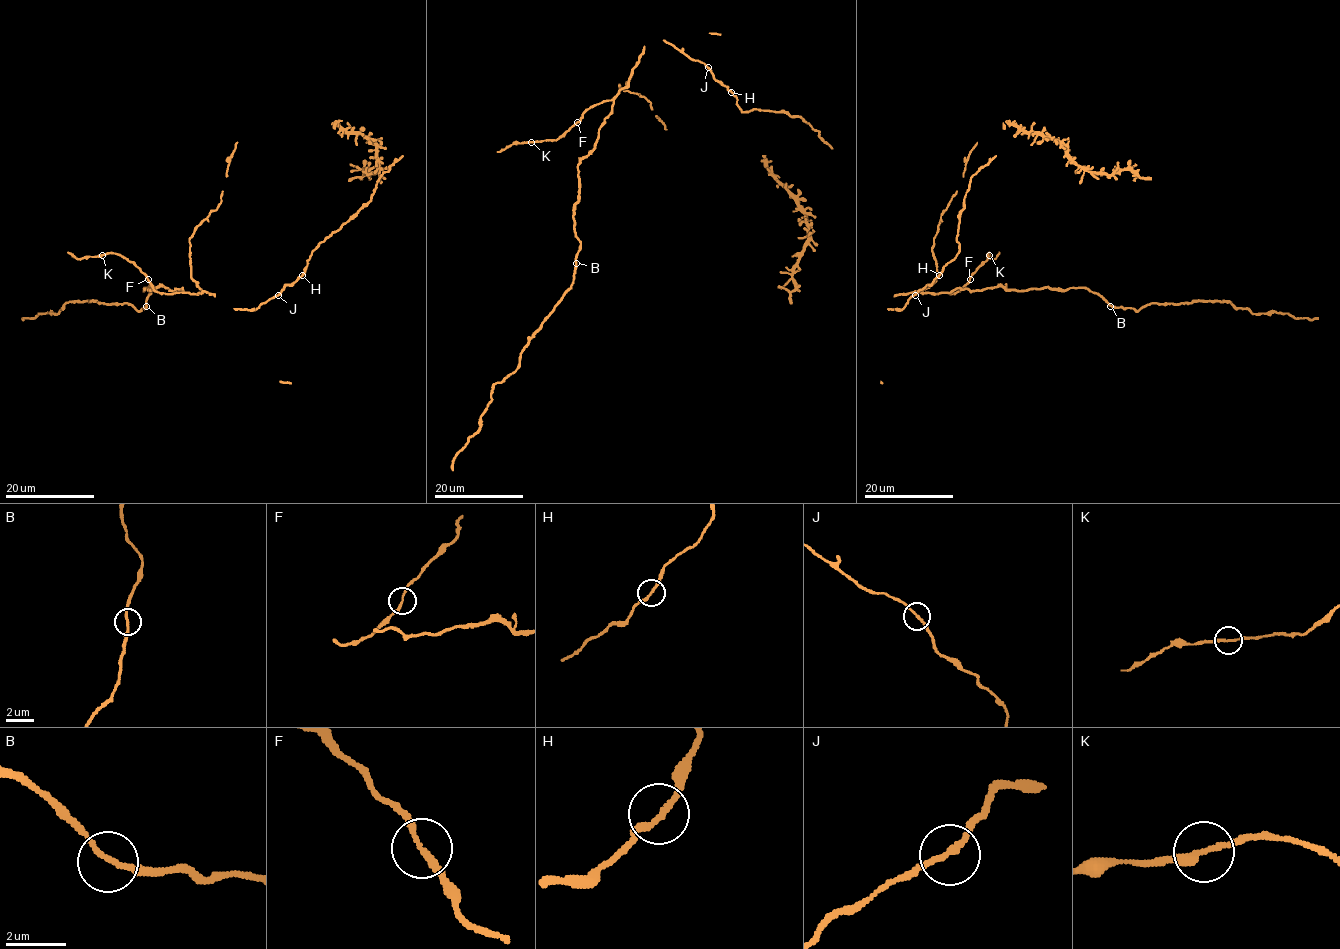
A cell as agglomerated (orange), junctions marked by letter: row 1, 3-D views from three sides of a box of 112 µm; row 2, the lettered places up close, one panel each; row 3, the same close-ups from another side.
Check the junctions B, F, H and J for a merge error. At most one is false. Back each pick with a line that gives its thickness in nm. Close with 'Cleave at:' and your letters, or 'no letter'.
Cleave at: no letter

